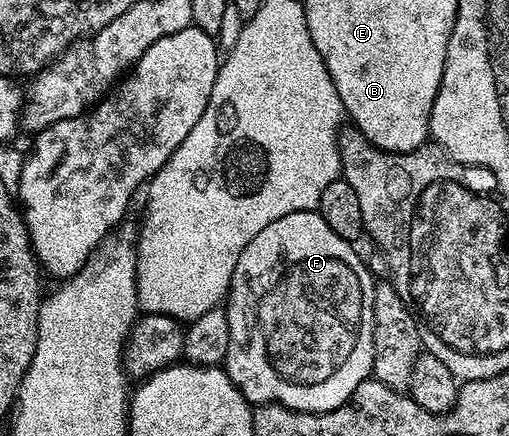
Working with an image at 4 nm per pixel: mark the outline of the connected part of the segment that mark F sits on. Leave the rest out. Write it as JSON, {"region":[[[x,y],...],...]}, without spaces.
{"region":[[[318,211],[294,212],[277,218],[277,222],[269,222],[257,238],[253,238],[245,246],[245,250],[237,258],[237,266],[233,270],[231,287],[225,297],[227,321],[229,322],[229,346],[225,371],[227,377],[241,390],[248,404],[283,404],[294,412],[328,412],[341,406],[357,390],[362,380],[368,379],[373,372],[373,294],[377,283],[376,277],[371,277],[369,269],[363,265],[363,260],[354,252],[352,245],[343,240],[329,228],[325,218]]]}

